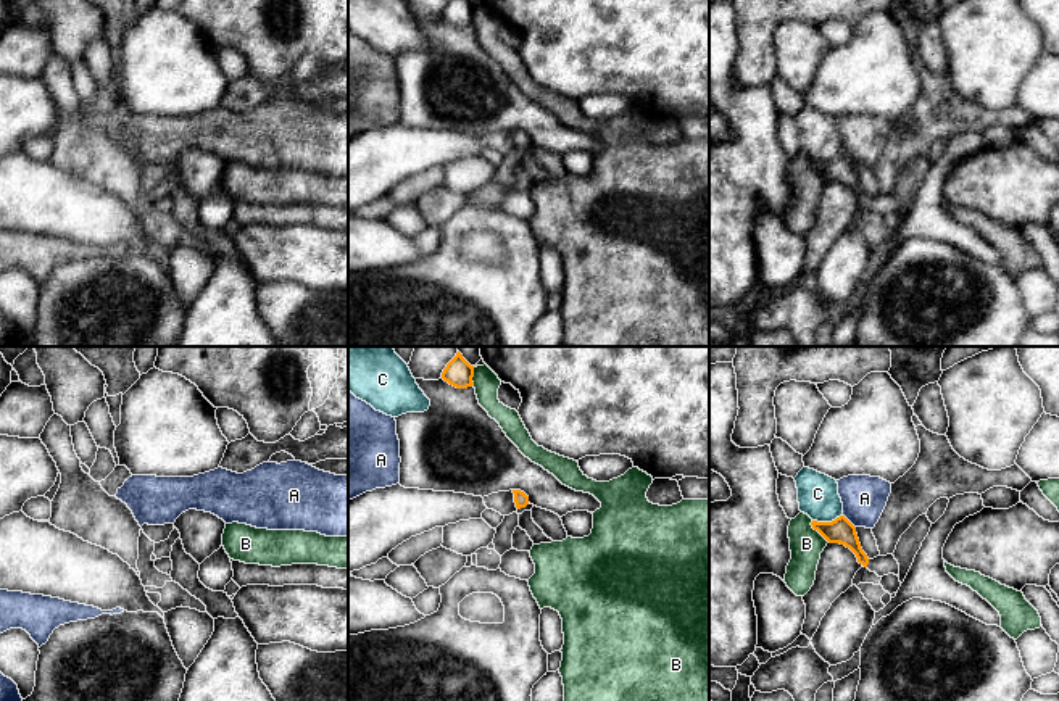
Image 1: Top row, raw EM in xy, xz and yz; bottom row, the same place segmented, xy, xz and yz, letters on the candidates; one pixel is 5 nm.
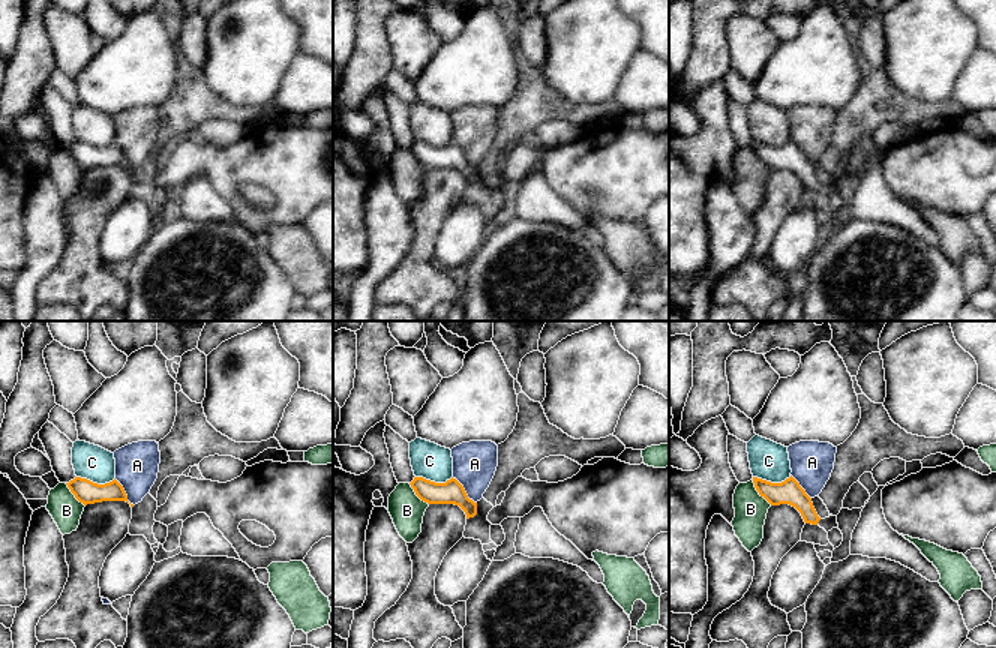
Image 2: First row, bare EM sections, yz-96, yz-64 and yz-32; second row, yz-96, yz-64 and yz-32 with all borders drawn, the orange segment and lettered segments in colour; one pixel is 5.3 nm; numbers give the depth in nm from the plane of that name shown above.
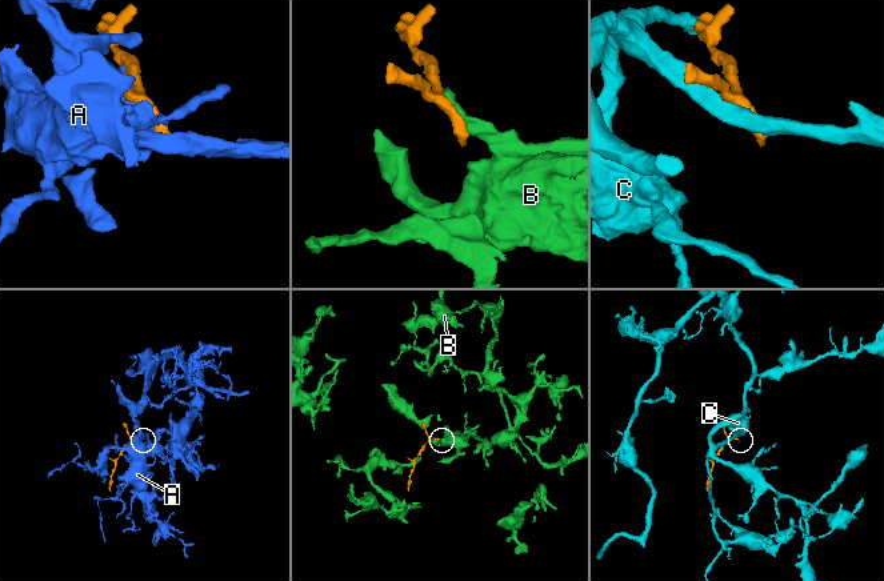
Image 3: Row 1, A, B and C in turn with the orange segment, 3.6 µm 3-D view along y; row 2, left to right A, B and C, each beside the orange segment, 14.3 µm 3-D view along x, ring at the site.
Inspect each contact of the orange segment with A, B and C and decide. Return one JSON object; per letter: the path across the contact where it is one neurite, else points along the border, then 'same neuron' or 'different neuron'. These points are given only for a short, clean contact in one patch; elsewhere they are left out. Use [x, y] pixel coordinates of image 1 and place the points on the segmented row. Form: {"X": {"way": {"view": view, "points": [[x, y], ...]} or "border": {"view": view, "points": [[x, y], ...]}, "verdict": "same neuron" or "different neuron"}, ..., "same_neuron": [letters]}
{"A": {"verdict": "different neuron"}, "B": {"verdict": "different neuron"}, "C": {"verdict": "different neuron"}, "same_neuron": []}

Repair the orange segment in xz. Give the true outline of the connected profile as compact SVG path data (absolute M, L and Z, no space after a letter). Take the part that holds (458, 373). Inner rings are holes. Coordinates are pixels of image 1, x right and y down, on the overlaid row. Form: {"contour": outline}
{"contour": "M459 351L442 372L442 379L456 388L472 387L472 377L474 366L471 366Z"}

